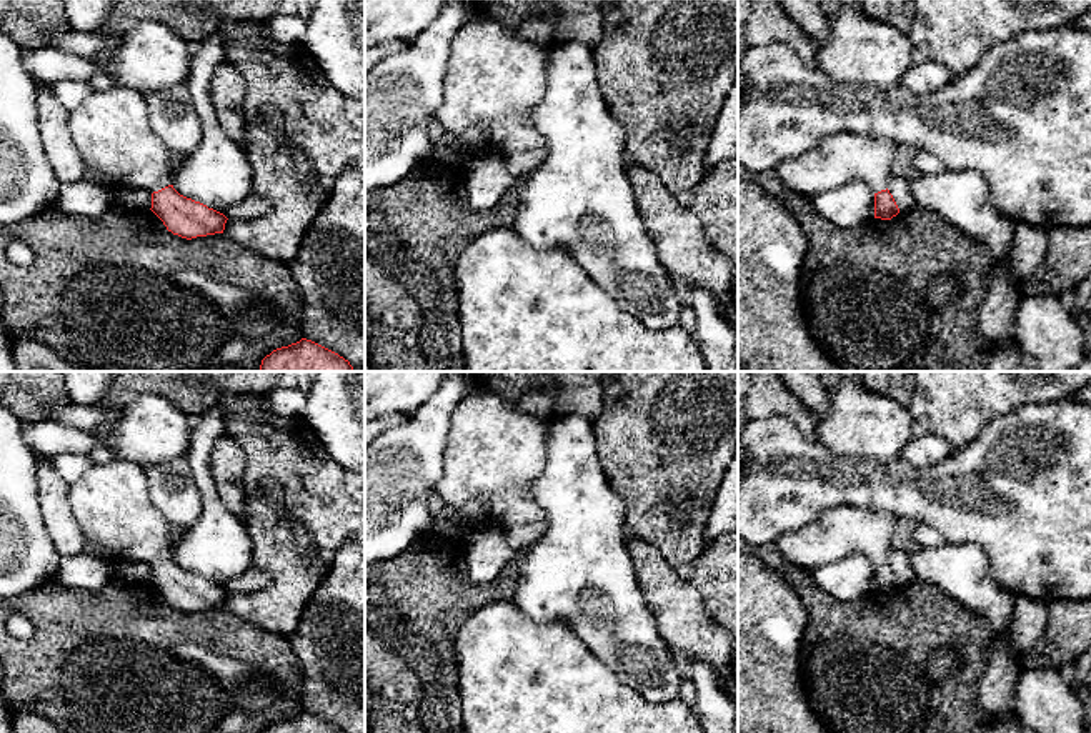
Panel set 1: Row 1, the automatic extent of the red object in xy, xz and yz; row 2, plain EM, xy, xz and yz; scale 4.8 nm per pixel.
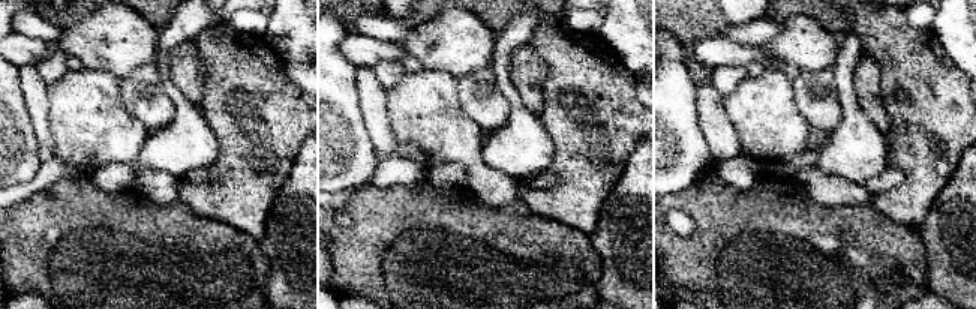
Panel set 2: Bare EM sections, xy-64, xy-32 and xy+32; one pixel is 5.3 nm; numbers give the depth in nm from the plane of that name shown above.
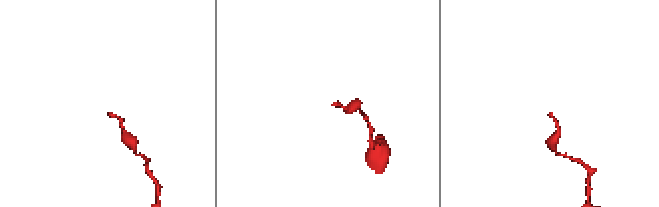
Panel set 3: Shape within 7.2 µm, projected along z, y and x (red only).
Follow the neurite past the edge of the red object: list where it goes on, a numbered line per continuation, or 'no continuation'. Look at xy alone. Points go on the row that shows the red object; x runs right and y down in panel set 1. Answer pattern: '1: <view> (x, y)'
1: xy (110, 129)

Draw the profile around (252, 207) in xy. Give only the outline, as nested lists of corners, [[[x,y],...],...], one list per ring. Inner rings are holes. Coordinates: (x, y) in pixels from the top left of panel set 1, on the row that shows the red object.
[[[248,197],[235,207],[230,207],[223,215],[228,220],[253,220],[268,212],[268,203],[258,197]]]

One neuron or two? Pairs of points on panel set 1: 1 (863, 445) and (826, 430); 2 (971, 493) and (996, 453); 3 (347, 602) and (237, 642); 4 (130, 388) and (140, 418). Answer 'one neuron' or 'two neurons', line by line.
1: one neuron
2: one neuron
3: two neurons
4: two neurons

